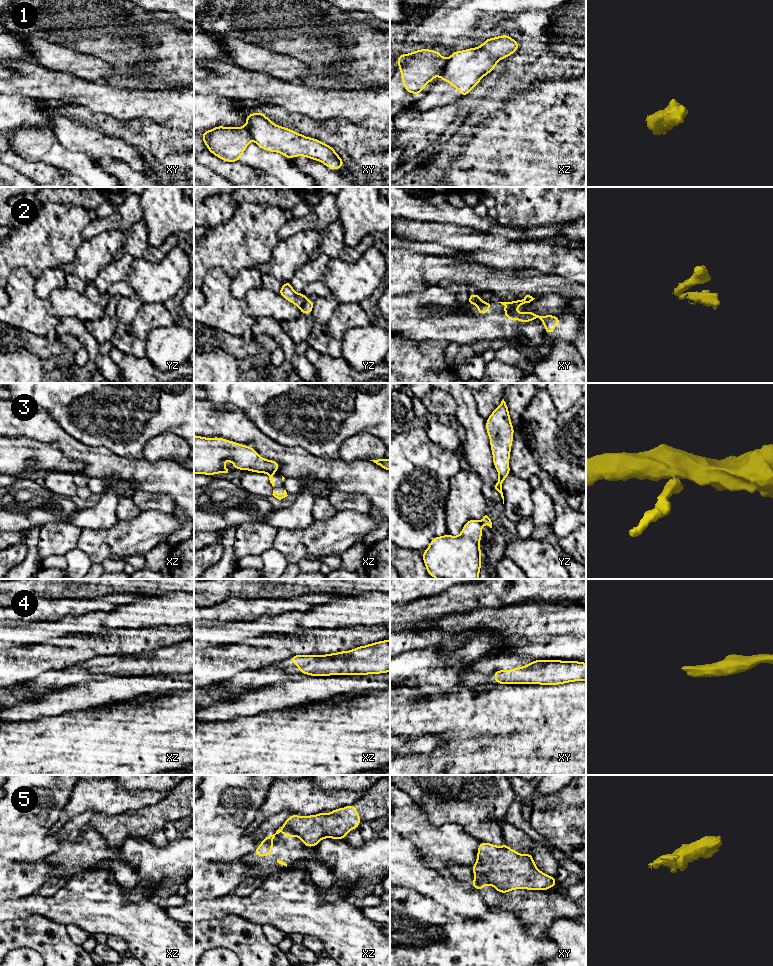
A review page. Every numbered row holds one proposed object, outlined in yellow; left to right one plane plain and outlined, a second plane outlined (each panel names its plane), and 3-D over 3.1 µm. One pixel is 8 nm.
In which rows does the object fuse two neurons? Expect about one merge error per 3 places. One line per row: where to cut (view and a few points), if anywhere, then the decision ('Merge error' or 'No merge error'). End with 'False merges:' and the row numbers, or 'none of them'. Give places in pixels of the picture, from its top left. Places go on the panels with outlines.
1: Split along xz (448, 59), (440, 76). Merge error
2: Split along yz (305, 299), (300, 308). Merge error
3: Split along yz (480, 521), (482, 523). Merge error
4: Split along xz (296, 664), (312, 664), (317, 670). Merge error
5: Split along xy (476, 876), (484, 876), (489, 883). Merge error
False merges: 1, 2, 3, 4, 5

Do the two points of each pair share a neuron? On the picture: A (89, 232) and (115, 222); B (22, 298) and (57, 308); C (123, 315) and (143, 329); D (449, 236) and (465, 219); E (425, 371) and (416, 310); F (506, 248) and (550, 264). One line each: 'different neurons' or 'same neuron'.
A: same neuron
B: different neurons
C: different neurons
D: different neurons
E: different neurons
F: same neuron

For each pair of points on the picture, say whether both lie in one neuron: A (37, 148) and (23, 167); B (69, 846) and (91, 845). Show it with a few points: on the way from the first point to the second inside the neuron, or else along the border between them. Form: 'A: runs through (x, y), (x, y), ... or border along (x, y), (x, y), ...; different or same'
A: border along (10, 146), (27, 160), (45, 161), (50, 164); different
B: runs through (74, 846), (86, 846); same

